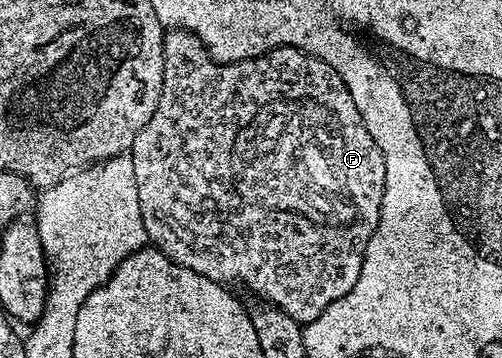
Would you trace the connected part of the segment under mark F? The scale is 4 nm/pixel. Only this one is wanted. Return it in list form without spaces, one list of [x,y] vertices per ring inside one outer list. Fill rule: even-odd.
[[[185,28],[165,31],[162,58],[162,94],[158,94],[158,106],[154,106],[150,122],[142,126],[130,149],[147,243],[178,266],[186,266],[225,286],[241,284],[254,295],[261,296],[258,297],[261,301],[279,307],[301,326],[310,323],[322,314],[326,306],[330,306],[330,302],[338,302],[338,298],[354,290],[354,282],[358,282],[358,274],[362,274],[366,246],[380,221],[382,194],[386,186],[386,162],[382,150],[378,150],[378,142],[370,138],[370,130],[366,130],[366,122],[362,122],[362,114],[358,114],[358,106],[354,106],[346,82],[342,82],[326,62],[301,48],[269,48],[261,56],[249,60],[218,64],[196,33],[187,32]]]

